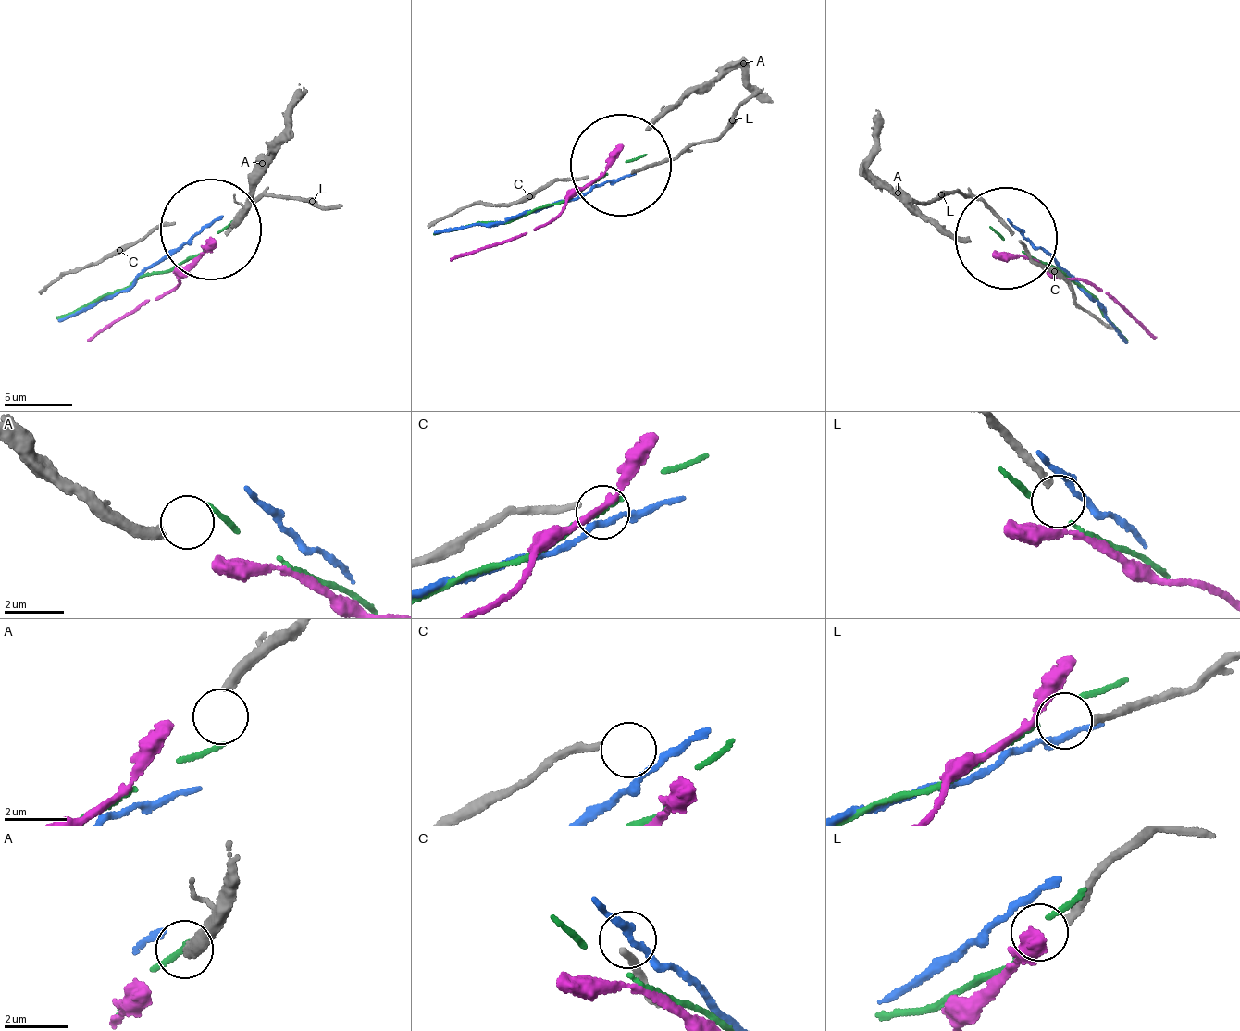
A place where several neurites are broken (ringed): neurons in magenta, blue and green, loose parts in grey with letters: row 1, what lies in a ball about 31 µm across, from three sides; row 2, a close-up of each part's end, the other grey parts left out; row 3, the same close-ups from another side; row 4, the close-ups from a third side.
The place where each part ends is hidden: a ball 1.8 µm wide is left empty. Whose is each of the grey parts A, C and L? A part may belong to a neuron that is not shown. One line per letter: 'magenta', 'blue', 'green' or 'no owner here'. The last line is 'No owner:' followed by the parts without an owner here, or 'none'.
A: no owner here
C: no owner here
L: no owner here
No owner: A, C, L

